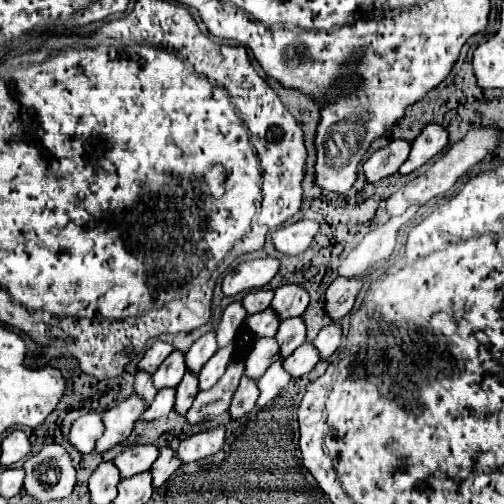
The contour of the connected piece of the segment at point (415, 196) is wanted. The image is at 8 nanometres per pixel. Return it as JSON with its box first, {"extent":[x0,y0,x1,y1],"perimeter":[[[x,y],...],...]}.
{"extent":[387,127,499,217],"perimeter":[[[473,127],[465,139],[461,139],[459,143],[451,145],[447,149],[447,153],[443,153],[431,167],[427,167],[419,177],[415,177],[413,181],[409,181],[405,185],[405,189],[401,187],[397,193],[393,193],[387,199],[387,211],[391,217],[403,215],[411,205],[425,205],[427,201],[431,201],[433,197],[439,197],[443,193],[447,193],[449,189],[453,189],[453,185],[457,183],[459,177],[463,177],[471,167],[475,167],[479,161],[485,159],[485,155],[489,155],[495,147],[499,145],[499,131],[497,127]]]}

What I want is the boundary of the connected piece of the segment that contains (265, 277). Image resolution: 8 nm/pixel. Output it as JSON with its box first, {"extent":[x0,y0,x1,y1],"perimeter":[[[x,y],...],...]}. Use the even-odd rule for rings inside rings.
{"extent":[221,257,279,297],"perimeter":[[[275,257],[241,261],[231,273],[225,275],[221,289],[227,297],[239,295],[243,291],[261,289],[275,277],[277,271],[279,271],[279,259]]]}

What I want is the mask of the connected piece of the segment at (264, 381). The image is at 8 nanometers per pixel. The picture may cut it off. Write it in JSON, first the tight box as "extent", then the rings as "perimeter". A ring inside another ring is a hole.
{"extent":[257,359,291,409],"perimeter":[[[277,359],[269,369],[267,373],[257,381],[257,387],[259,387],[259,399],[257,399],[257,407],[263,409],[269,401],[273,401],[283,389],[285,385],[291,381],[289,373],[285,373],[285,369],[281,367],[283,359]]]}

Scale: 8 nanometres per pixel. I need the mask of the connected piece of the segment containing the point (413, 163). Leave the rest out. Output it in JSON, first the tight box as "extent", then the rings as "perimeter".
{"extent":[399,123,447,175],"perimeter":[[[431,123],[427,125],[417,139],[411,143],[411,153],[407,161],[399,167],[399,175],[409,175],[417,171],[421,165],[425,165],[429,159],[439,155],[447,147],[447,131],[445,127]]]}

